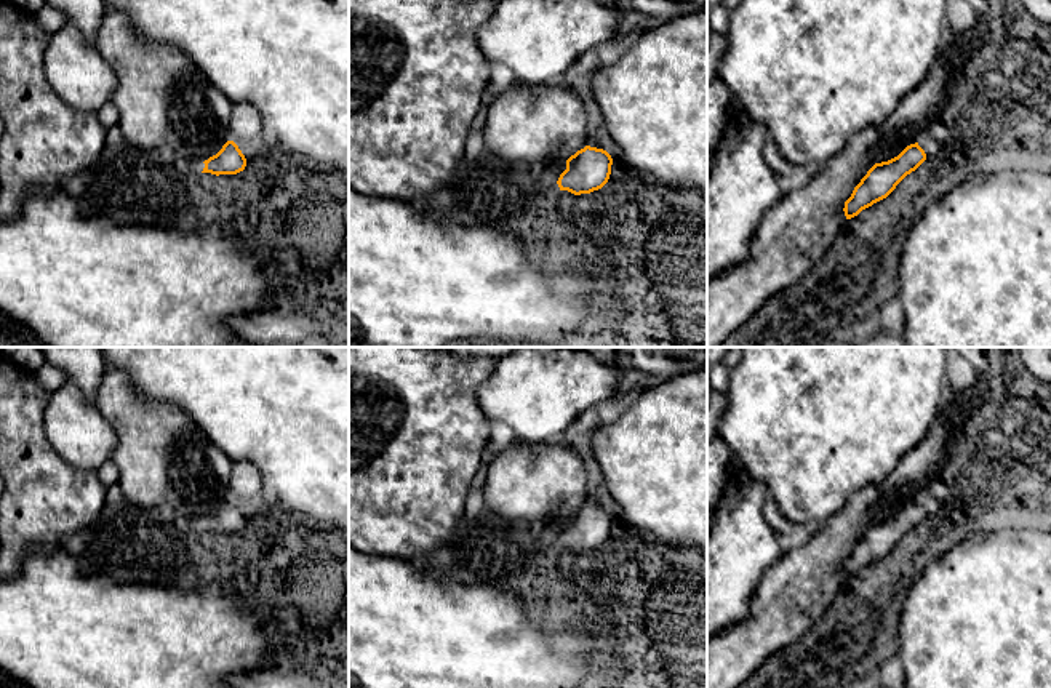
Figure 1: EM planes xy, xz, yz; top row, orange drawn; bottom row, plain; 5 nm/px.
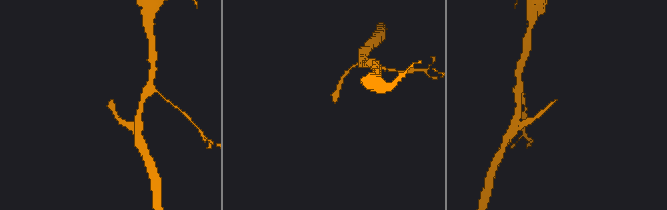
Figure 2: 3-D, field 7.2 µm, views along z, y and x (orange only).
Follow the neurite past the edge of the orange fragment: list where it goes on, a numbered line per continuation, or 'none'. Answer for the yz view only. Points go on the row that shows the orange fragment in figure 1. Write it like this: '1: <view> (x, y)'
1: yz (930, 144)

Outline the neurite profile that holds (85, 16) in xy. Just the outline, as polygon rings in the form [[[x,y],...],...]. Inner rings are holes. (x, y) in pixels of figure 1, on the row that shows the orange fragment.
[[[45,0],[46,5],[58,8],[86,43],[94,45],[99,26],[104,19],[104,0]]]

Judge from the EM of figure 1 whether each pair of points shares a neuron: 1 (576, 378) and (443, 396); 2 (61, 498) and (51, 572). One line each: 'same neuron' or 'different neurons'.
1: different neurons
2: different neurons

